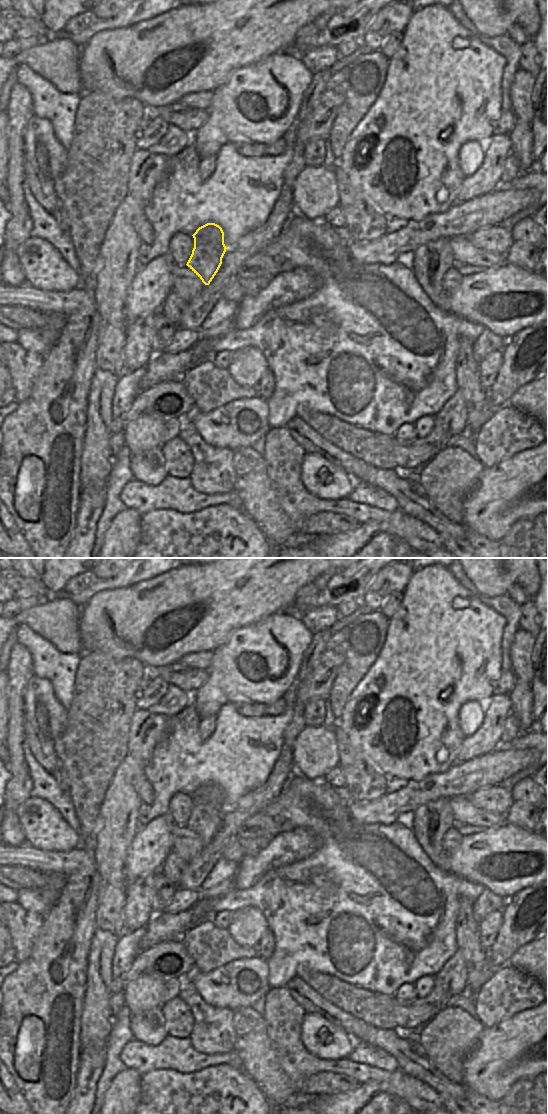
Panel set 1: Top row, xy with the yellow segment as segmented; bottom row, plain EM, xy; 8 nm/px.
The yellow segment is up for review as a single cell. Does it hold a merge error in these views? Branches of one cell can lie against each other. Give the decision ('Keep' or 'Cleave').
Keep.

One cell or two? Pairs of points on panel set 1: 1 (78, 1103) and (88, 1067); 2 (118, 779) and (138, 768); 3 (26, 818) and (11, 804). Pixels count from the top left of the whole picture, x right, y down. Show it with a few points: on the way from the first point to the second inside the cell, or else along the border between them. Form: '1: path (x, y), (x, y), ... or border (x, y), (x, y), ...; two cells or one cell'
1: path (80, 1094), (86, 1086), (87, 1076); one cell
2: path (123, 775), (130, 768), (133, 768); one cell
3: border (29, 796), (18, 806), (18, 823), (23, 833); two cells

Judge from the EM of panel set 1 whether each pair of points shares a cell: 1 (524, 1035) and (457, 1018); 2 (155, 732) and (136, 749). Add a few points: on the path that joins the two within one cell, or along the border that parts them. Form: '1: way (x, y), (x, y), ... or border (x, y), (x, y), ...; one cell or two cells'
1: border (484, 1027), (478, 1038), (478, 1043), (473, 1048); two cells
2: way (150, 737), (141, 744); one cell

